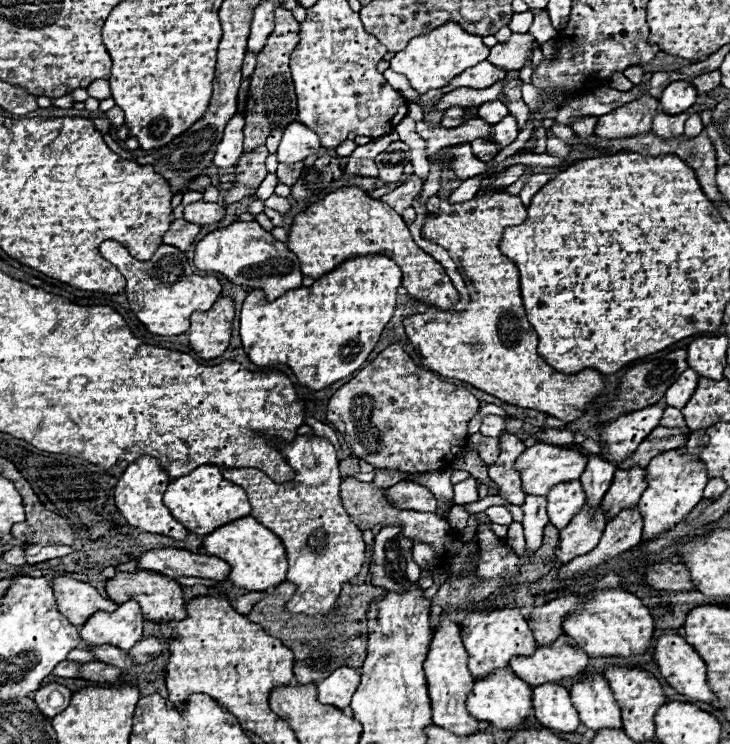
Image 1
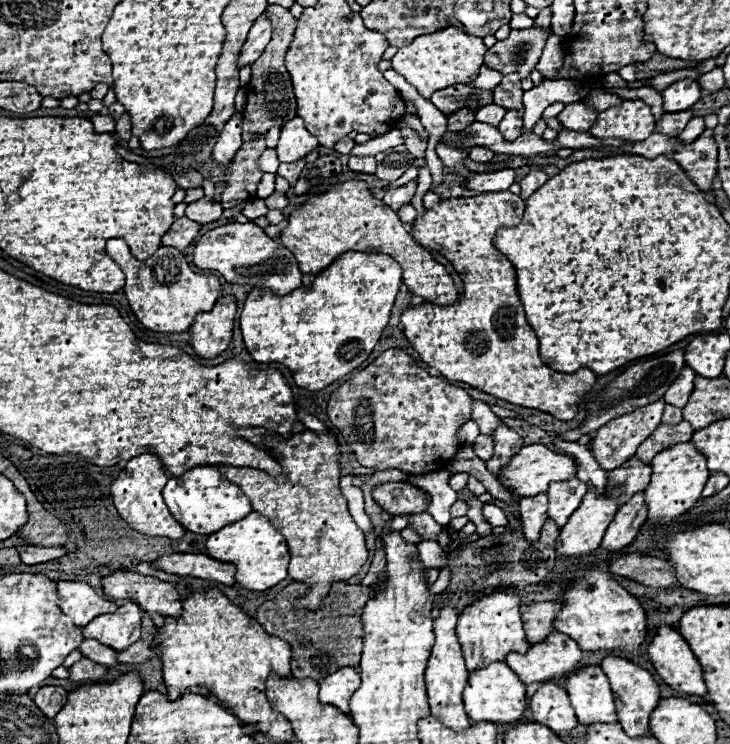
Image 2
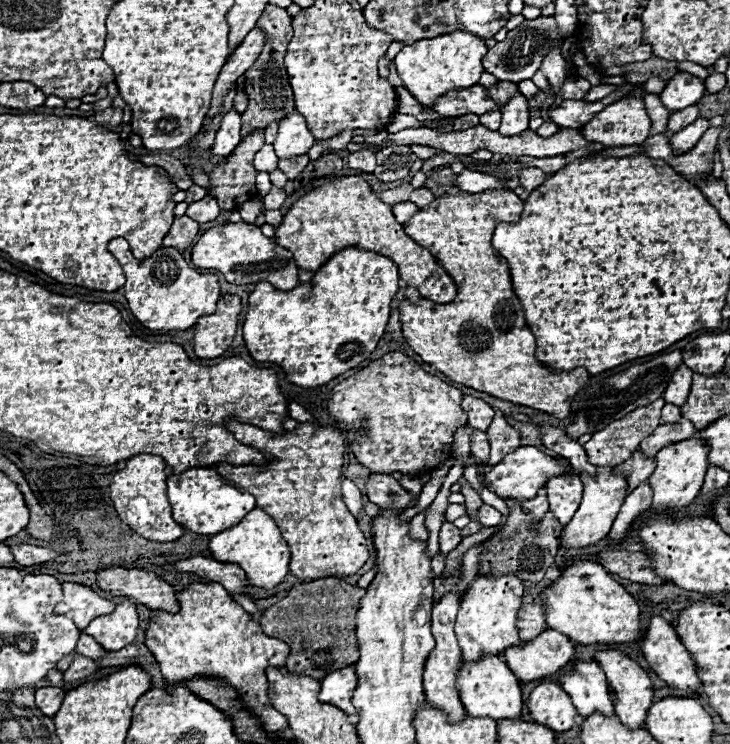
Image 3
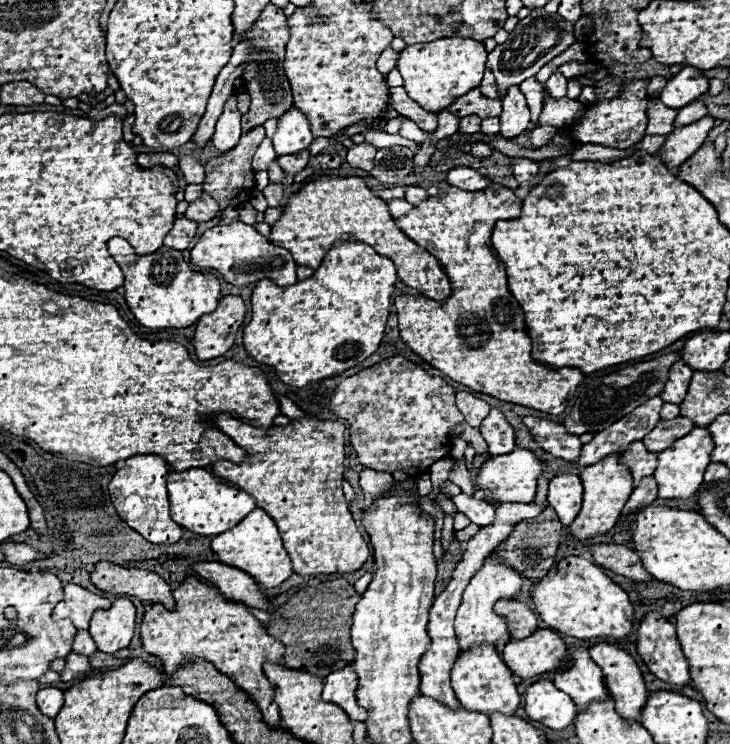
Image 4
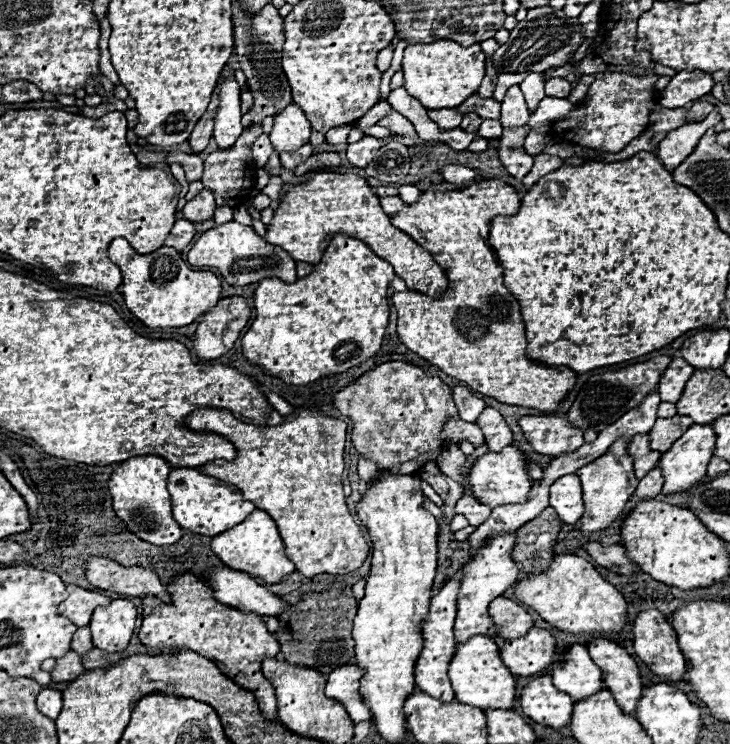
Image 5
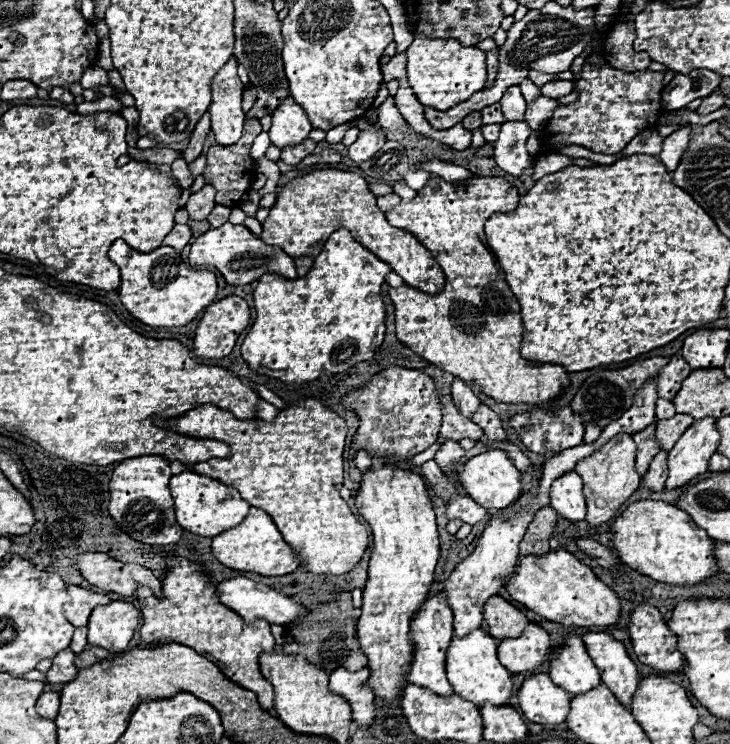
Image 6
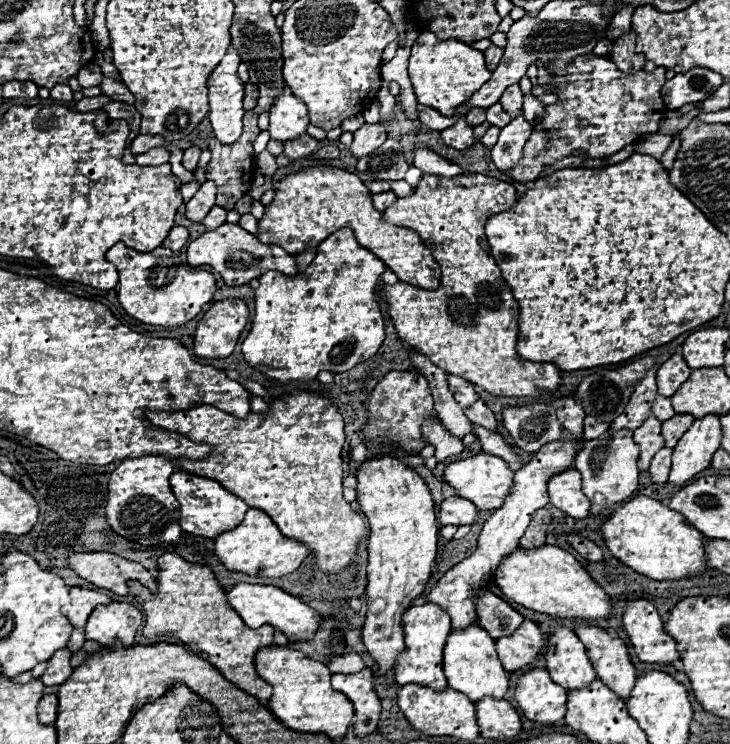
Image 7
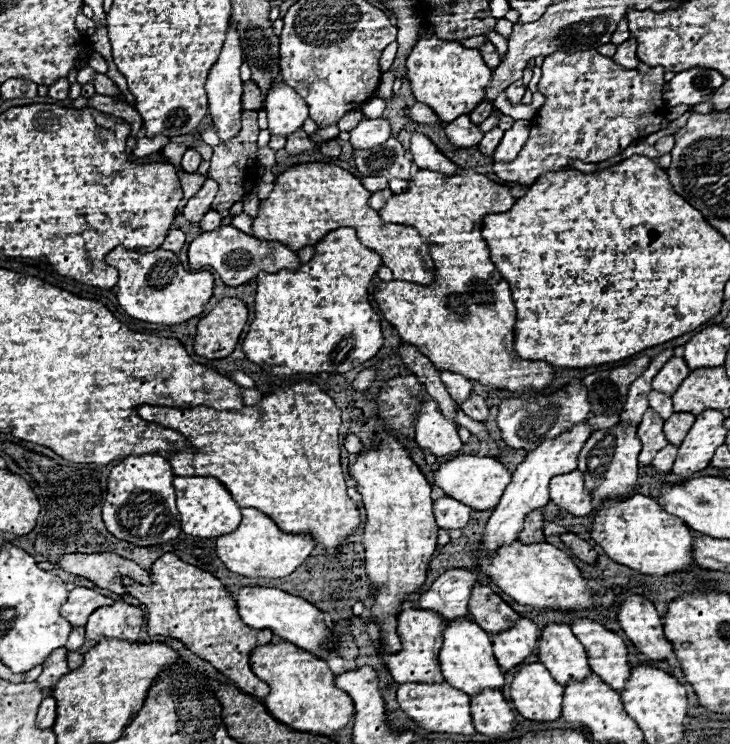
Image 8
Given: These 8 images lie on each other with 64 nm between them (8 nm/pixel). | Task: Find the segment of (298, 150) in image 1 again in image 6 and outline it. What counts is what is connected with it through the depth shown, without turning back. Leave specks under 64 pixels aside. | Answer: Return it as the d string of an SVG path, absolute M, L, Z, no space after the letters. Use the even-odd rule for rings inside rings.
M286 98L282 104L278 104L276 112L272 114L272 126L268 130L272 144L278 148L300 144L304 138L308 138L308 132L312 130L308 116L300 104L296 104L292 98Z

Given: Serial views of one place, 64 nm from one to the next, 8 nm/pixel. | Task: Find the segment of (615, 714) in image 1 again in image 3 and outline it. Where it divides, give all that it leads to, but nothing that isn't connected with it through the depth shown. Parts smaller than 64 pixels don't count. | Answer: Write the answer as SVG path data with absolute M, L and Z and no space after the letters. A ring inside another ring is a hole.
M574 660L572 668L568 668L558 678L558 682L562 690L572 698L580 716L588 716L596 710L614 714L606 676L594 660Z

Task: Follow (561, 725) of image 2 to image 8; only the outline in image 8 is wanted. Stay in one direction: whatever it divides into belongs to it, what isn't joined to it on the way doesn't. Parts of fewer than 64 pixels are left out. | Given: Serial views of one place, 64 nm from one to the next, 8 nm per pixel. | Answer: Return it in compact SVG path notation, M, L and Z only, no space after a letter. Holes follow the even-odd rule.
M540 662L524 664L516 672L510 684L510 694L514 708L526 720L552 722L560 718L564 686L558 684Z

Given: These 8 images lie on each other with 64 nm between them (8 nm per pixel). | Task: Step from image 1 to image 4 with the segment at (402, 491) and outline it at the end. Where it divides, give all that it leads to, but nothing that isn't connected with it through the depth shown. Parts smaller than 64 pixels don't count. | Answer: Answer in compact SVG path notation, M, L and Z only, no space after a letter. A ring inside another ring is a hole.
M364 468L360 472L360 488L364 496L368 494L370 498L380 498L386 494L386 490L392 484L394 484L394 478L388 472L374 472L372 468Z

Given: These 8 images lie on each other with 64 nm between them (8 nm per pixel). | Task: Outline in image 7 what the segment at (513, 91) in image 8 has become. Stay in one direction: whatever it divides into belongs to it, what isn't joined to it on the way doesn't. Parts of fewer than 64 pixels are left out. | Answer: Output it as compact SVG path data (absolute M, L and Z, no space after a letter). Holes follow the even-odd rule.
M512 84L512 86L506 88L506 92L502 94L500 104L504 106L504 110L506 110L512 118L516 118L516 116L520 114L520 110L522 110L522 98L524 98L524 94L522 94L520 86L518 86L518 84Z

